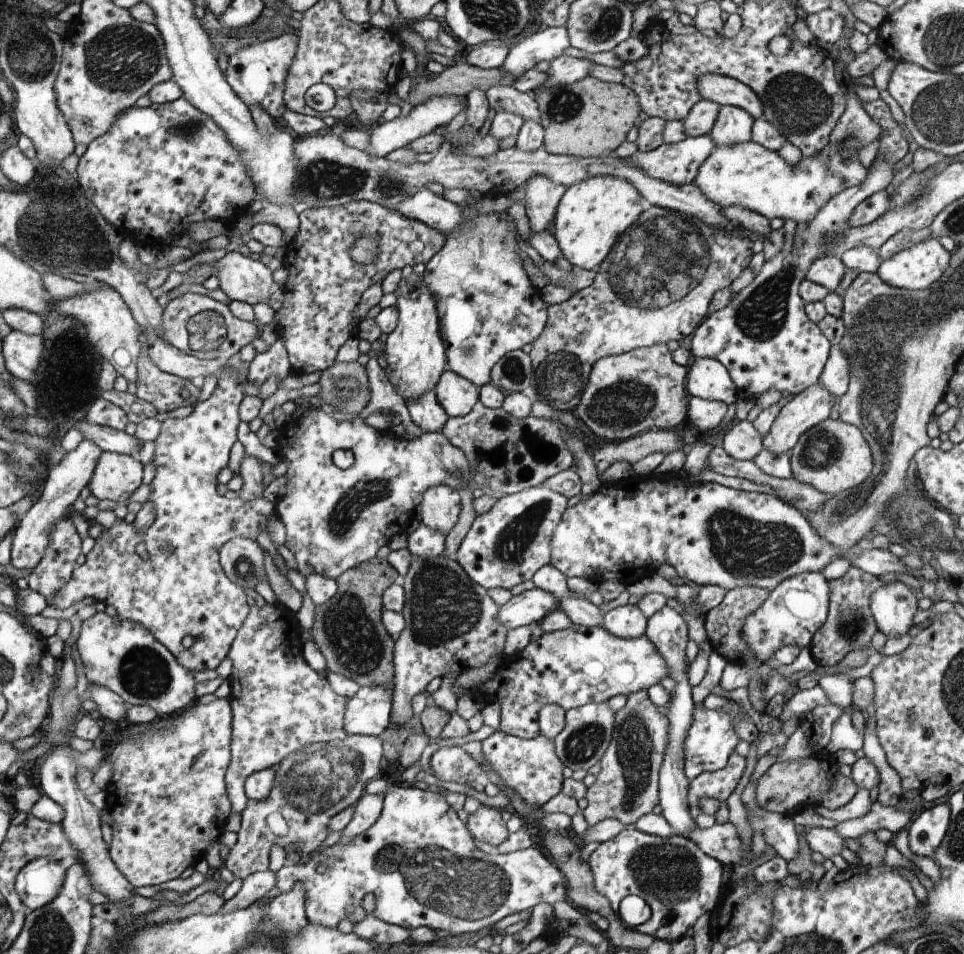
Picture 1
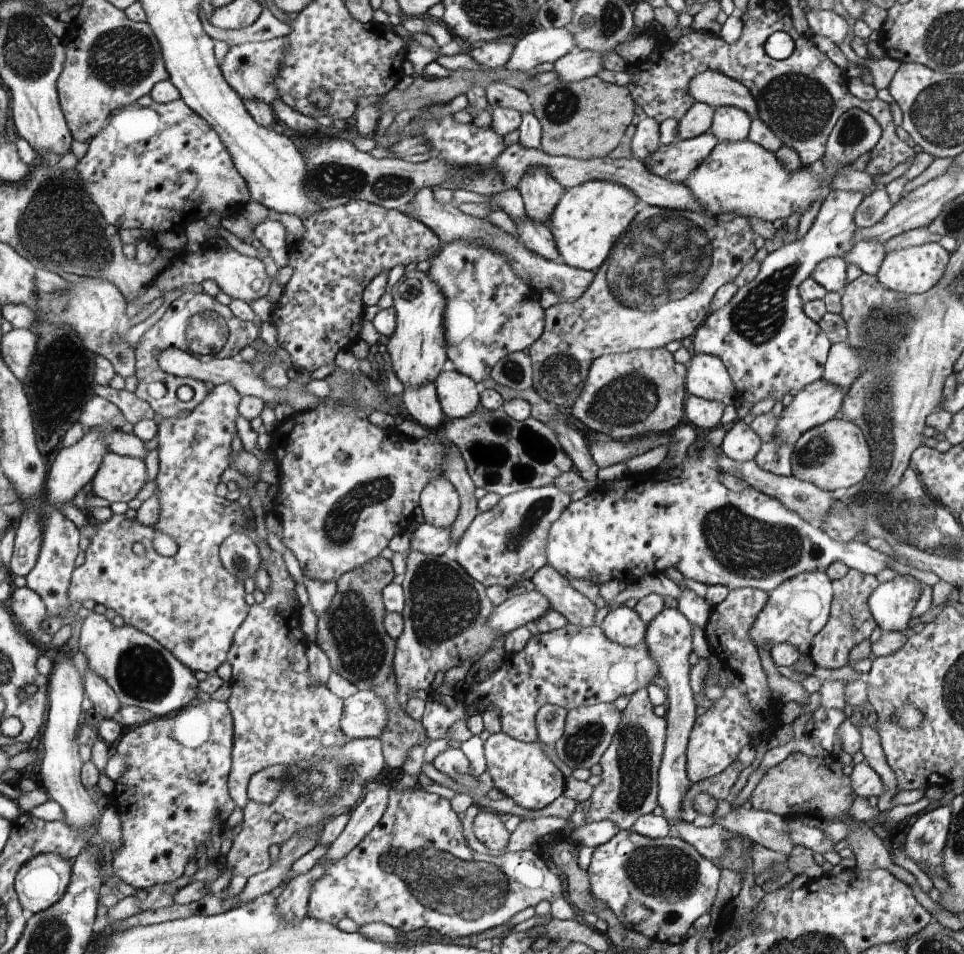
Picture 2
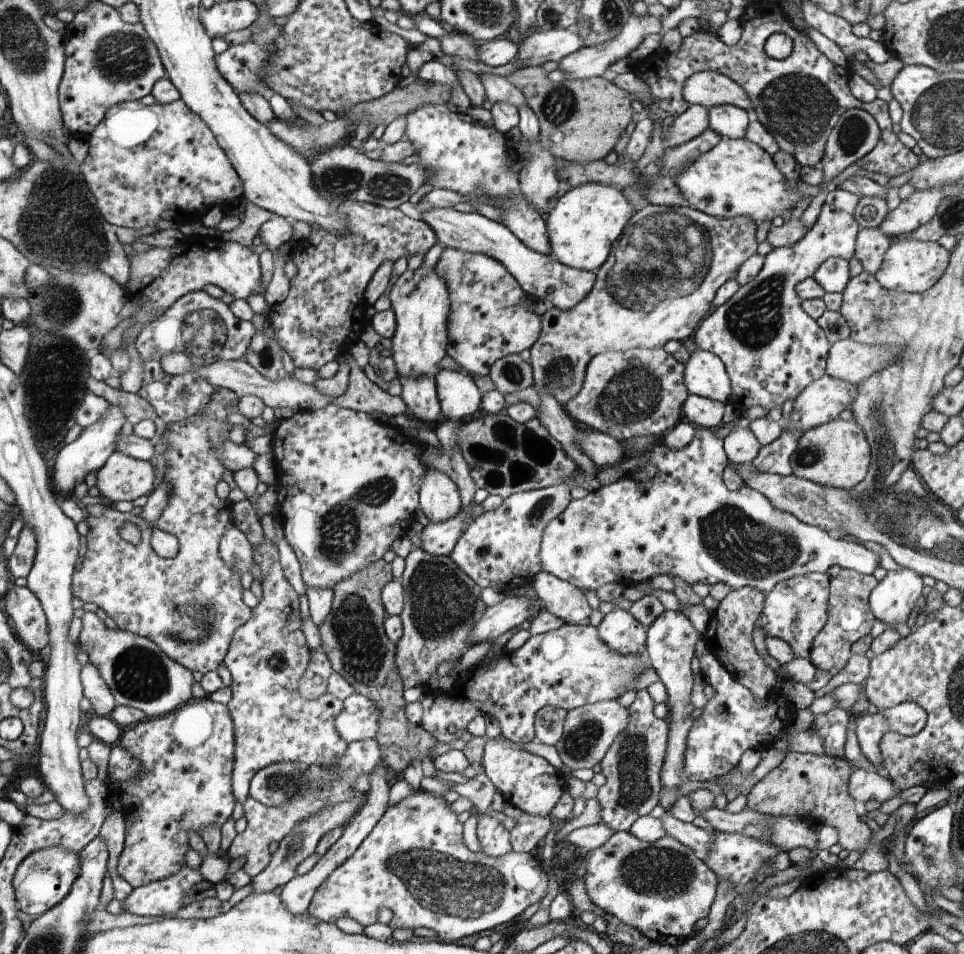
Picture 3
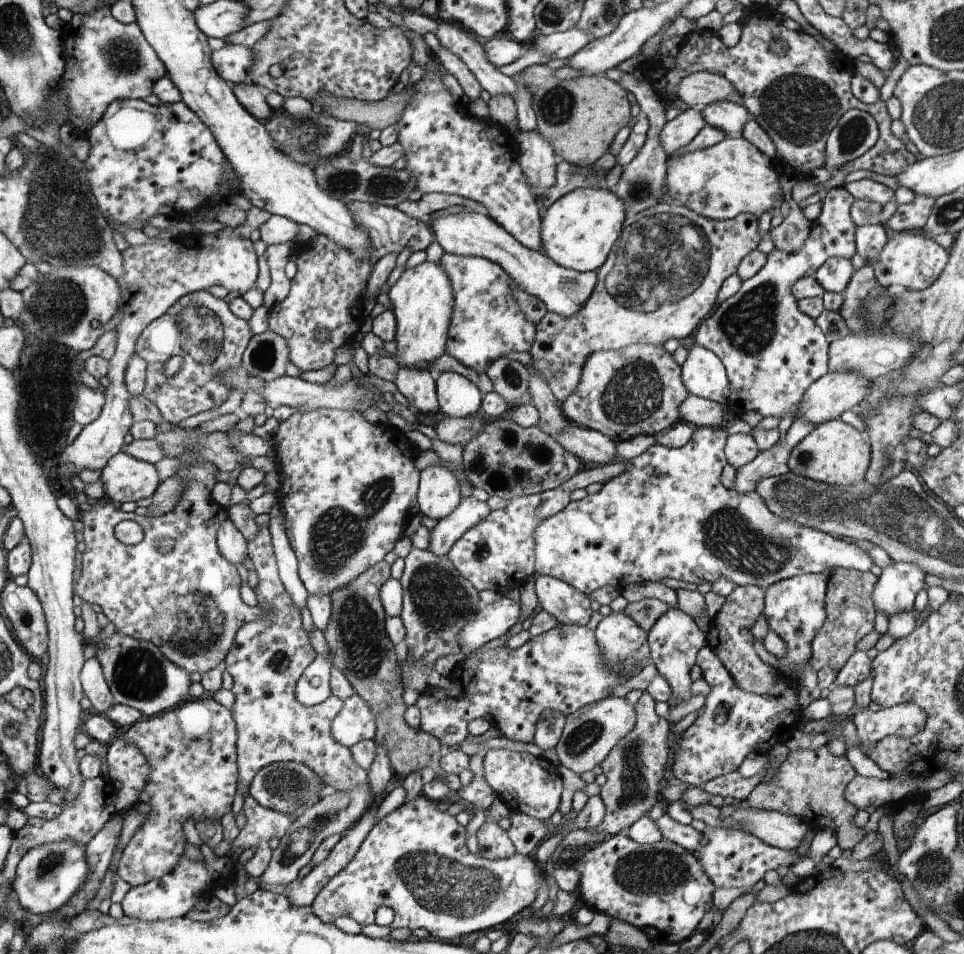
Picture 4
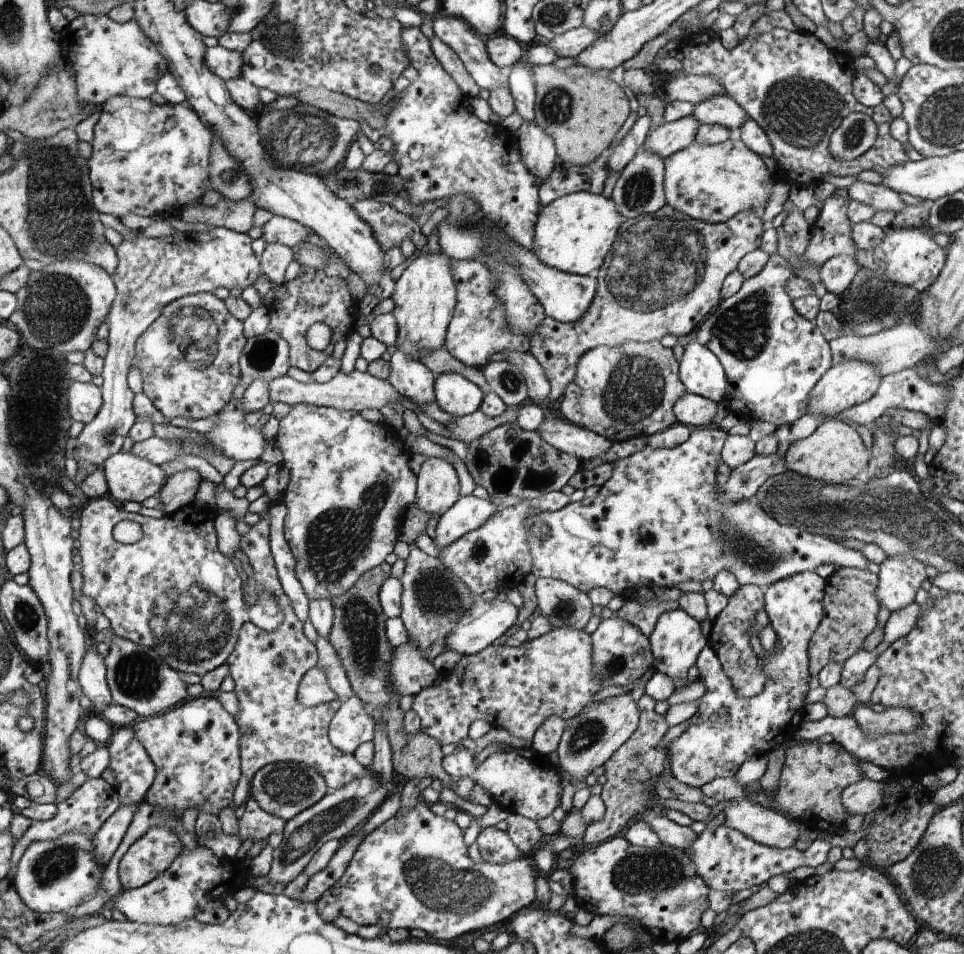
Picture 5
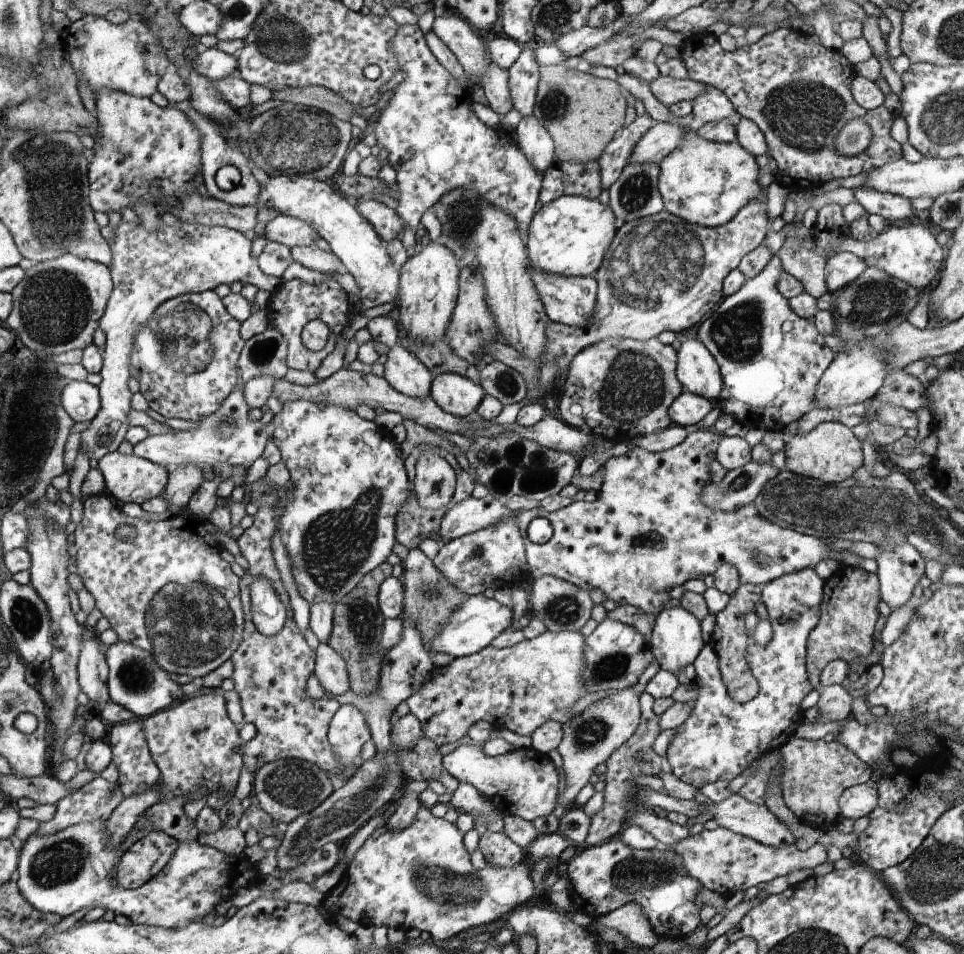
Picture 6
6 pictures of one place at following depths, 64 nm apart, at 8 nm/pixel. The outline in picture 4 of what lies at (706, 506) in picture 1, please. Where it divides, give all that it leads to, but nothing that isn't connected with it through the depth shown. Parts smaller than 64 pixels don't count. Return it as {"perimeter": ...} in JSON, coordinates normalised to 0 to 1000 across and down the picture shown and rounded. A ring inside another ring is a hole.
{"perimeter":[[[721,448],[719,458],[714,465],[706,469],[692,469],[689,466],[674,468],[669,474],[654,482],[648,482],[648,495],[635,500],[624,508],[621,516],[609,518],[603,524],[591,525],[585,535],[575,541],[568,541],[562,545],[562,551],[558,551],[558,572],[556,572],[556,600],[558,603],[568,603],[578,607],[586,608],[599,615],[607,624],[613,624],[626,614],[638,614],[643,617],[656,615],[658,612],[666,610],[686,610],[688,606],[695,605],[704,609],[710,609],[714,613],[727,612],[730,610],[742,611],[747,605],[759,609],[765,615],[787,612],[791,617],[805,612],[807,609],[818,607],[828,603],[852,601],[857,595],[873,594],[877,596],[888,596],[899,601],[907,591],[904,581],[899,577],[894,577],[886,568],[881,568],[878,564],[869,561],[857,559],[851,555],[839,552],[824,544],[812,544],[802,537],[799,537],[793,523],[786,516],[778,515],[767,517],[759,512],[754,512],[749,507],[748,497],[750,491],[756,485],[752,477],[752,466],[755,463],[756,455],[750,448]]]}

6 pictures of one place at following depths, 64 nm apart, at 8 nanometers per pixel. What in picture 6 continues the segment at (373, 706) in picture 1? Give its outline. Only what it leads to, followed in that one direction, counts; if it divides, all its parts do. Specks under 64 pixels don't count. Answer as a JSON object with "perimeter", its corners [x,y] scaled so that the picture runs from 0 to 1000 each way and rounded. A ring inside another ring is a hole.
{"perimeter":[[[357,738],[354,744],[346,748],[340,774],[355,804],[350,816],[358,821],[377,801],[376,782],[386,775],[382,755],[369,740]]]}

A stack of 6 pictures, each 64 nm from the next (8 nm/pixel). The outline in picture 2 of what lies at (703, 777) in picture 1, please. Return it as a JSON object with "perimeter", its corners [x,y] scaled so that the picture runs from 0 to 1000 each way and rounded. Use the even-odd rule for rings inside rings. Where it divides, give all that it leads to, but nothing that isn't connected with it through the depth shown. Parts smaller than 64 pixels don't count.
{"perimeter":[[[763,795],[763,798],[761,798],[760,801],[757,801],[751,809],[721,820],[718,826],[714,827],[709,839],[709,860],[713,863],[718,863],[722,855],[724,855],[719,843],[721,836],[726,831],[733,831],[743,836],[744,840],[746,838],[752,839],[755,832],[757,832],[757,826],[761,824],[761,820],[763,820],[763,816],[768,813],[770,807],[772,807],[772,803],[770,803],[768,798]]]}

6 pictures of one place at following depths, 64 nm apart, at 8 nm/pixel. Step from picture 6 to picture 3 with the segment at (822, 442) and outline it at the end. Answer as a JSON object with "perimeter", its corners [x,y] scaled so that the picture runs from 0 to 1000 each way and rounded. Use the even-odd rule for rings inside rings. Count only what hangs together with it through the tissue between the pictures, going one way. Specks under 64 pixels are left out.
{"perimeter":[[[871,437],[834,452],[821,476],[823,497],[828,501],[879,514],[896,503],[904,482],[904,470],[894,448],[886,440],[879,441]]]}

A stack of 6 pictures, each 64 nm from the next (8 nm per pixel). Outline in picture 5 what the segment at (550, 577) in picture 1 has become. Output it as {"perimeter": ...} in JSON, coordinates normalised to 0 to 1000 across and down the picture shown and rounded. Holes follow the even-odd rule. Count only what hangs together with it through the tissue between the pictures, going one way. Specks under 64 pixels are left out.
{"perimeter":[[[575,606],[556,608],[556,643],[568,648],[573,658],[604,660],[615,646],[615,631],[611,623],[599,618],[586,609]]]}

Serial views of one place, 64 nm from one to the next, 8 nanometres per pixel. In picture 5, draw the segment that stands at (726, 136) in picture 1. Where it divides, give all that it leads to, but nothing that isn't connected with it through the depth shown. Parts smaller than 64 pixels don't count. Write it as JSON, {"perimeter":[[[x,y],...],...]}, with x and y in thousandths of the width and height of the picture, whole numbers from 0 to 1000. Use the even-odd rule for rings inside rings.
{"perimeter":[[[743,99],[740,103],[721,110],[719,122],[728,130],[753,132],[757,136],[766,136],[776,126],[770,111],[755,100]]]}

